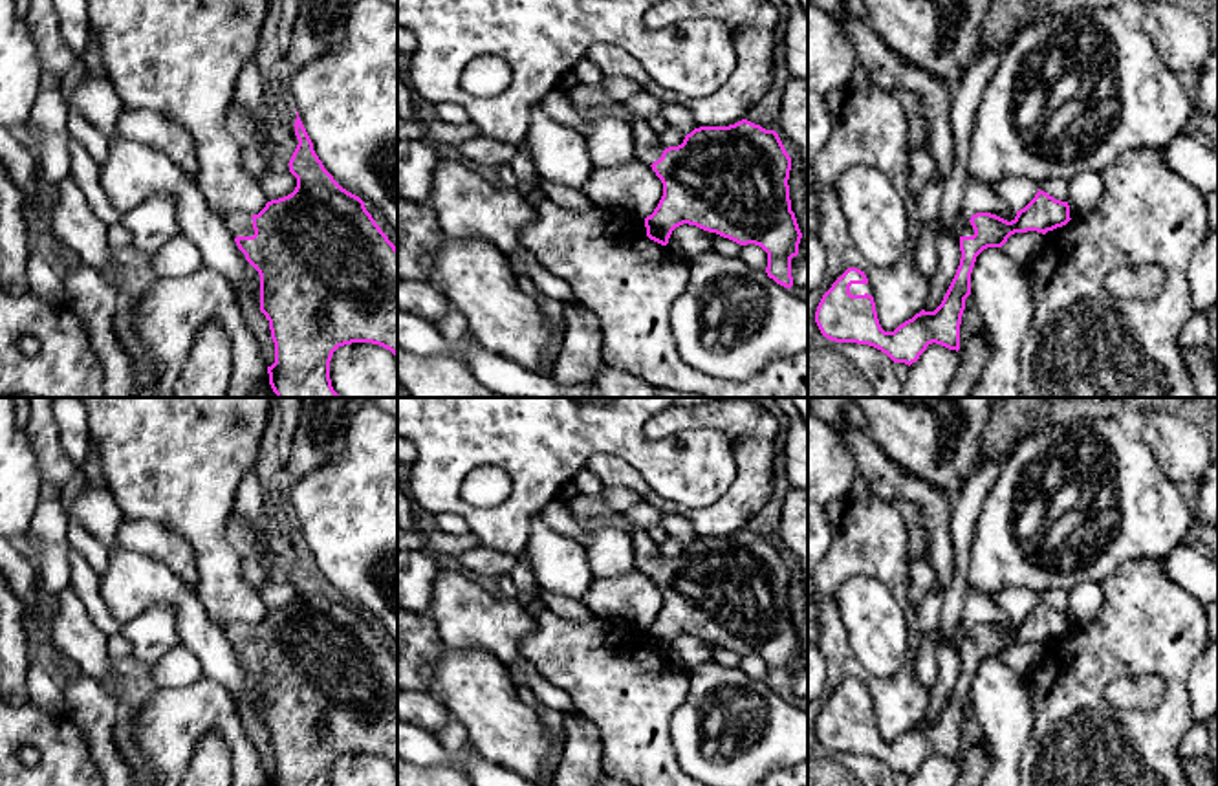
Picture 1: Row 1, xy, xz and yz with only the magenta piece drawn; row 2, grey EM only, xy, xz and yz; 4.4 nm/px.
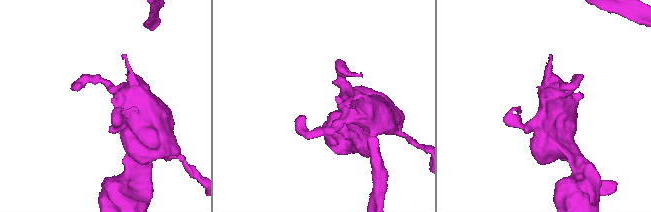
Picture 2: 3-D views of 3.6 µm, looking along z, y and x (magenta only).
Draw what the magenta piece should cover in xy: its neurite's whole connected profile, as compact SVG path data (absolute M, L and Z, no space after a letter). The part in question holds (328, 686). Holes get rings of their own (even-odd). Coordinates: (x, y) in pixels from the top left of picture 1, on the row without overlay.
M299 528L299 555L289 570L297 588L291 605L271 610L258 625L223 628L238 660L260 685L260 722L269 731L275 773L269 786L330 786L339 757L372 753L397 770L397 658L375 634L364 612L324 579Z

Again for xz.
M634 528L637 570L652 577L663 594L663 606L645 628L647 647L661 656L683 634L716 643L740 656L755 654L767 663L766 683L784 698L793 696L791 669L799 665L802 643L789 610L791 568L778 544L747 529L729 537L700 537L678 557L665 559L647 529Z

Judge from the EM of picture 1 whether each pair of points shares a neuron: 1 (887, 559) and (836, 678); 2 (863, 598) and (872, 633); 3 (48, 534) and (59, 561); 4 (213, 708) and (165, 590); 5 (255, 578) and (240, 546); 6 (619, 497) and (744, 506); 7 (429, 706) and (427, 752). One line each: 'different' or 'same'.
1: same
2: same
3: same
4: different
5: same
6: different
7: different

